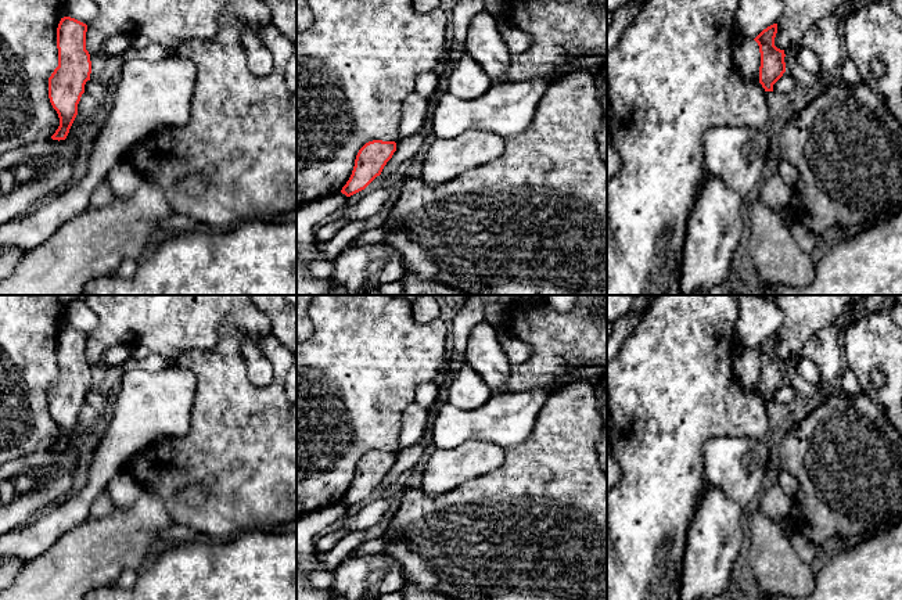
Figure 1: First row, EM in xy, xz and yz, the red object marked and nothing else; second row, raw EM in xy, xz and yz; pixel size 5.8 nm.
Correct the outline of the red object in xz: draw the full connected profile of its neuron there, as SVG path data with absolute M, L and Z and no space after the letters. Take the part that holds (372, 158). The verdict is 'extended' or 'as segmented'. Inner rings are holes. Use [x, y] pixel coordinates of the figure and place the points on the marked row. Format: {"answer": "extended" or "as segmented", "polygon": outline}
{"answer": "as segmented", "polygon": "M373 140L366 143L357 152L352 175L341 193L351 197L364 190L381 175L387 162L396 151L395 141Z"}

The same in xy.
{"answer": "as segmented", "polygon": "M61 18L57 28L58 67L48 78L48 98L60 118L53 140L65 140L78 115L78 104L90 80L91 61L86 50L87 25Z"}

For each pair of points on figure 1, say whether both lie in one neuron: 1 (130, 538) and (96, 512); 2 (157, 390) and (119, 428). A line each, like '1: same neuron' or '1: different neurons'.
1: different neurons
2: same neuron

